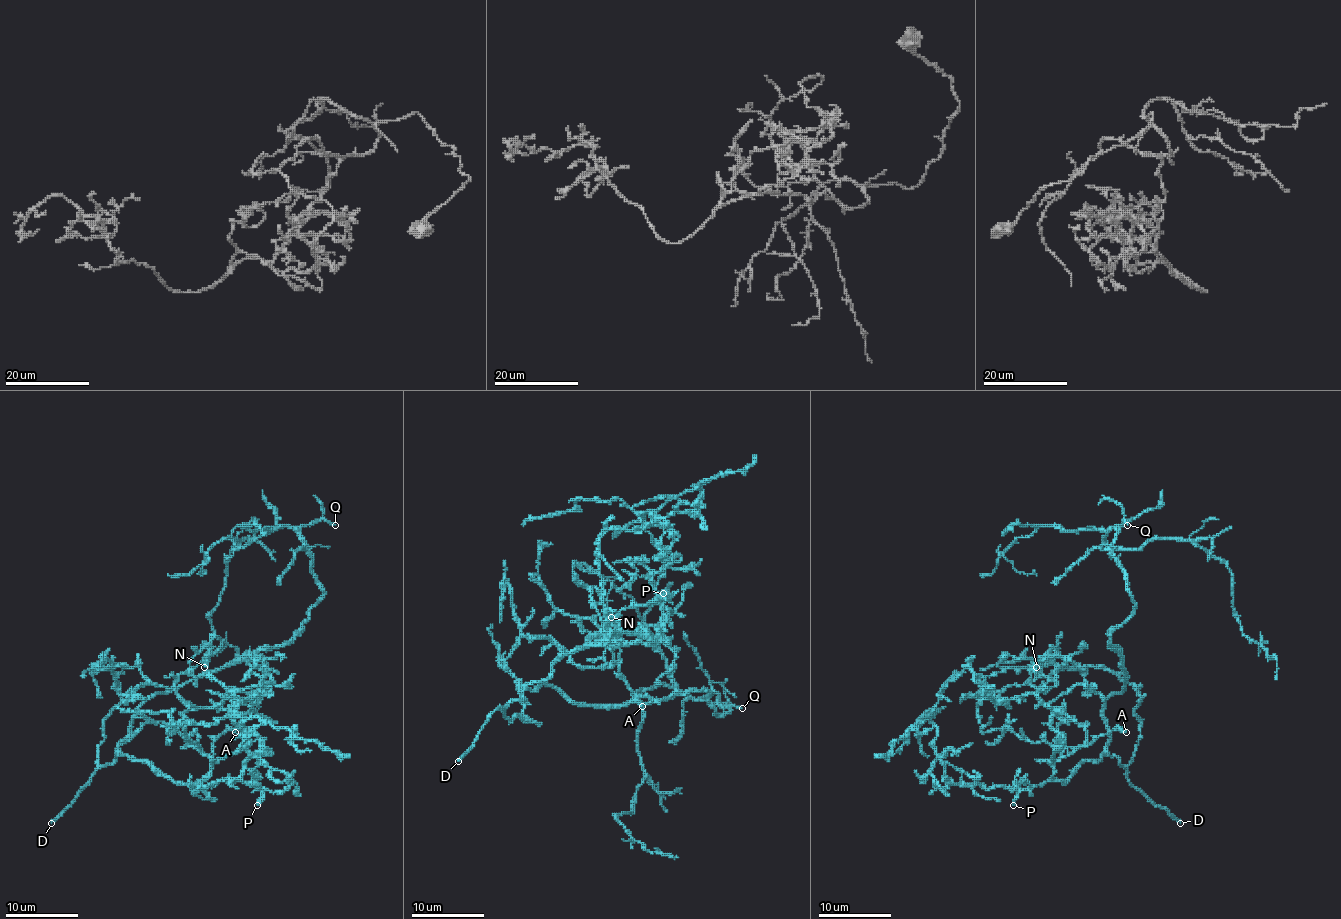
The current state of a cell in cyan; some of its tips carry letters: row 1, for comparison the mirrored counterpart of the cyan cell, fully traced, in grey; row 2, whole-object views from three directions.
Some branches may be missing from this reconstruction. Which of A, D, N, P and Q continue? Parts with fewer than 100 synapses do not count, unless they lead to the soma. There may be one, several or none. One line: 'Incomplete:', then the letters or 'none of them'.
Incomplete: D, Q

